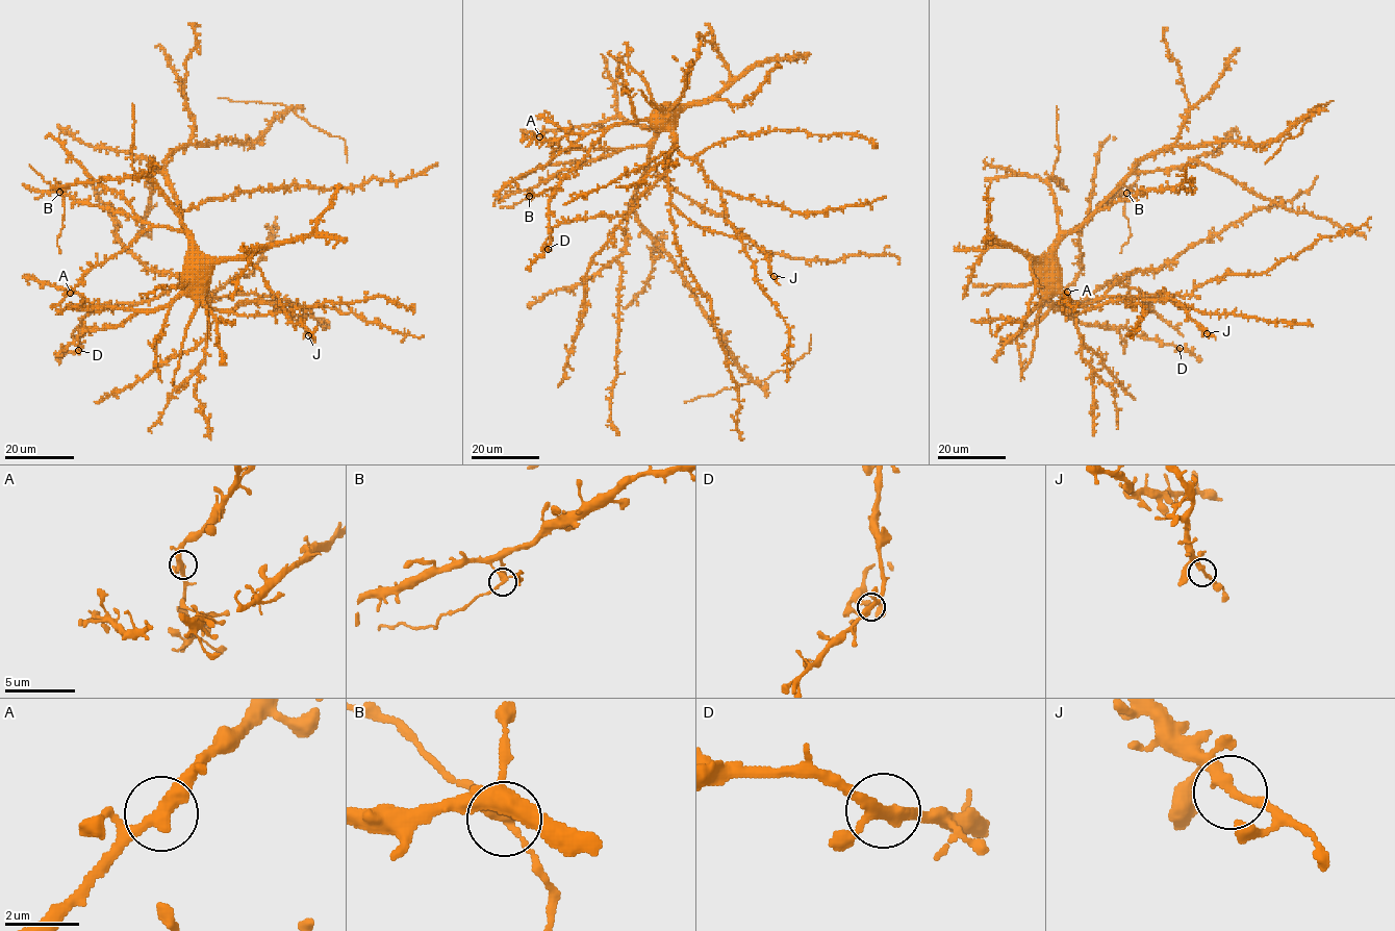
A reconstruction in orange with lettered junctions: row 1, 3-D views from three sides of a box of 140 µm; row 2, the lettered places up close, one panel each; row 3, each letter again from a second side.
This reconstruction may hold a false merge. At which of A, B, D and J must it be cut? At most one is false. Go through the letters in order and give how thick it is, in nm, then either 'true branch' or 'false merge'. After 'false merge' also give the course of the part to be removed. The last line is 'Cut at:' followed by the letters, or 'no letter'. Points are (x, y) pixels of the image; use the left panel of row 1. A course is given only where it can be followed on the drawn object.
A: 300 nm thick; true branch
B: 280 nm thick; true branch
D: 300 nm thick; true branch
J: 280 nm thick; true branch
Cut at: no letter

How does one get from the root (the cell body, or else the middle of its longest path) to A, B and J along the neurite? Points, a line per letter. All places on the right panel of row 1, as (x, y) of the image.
A: (1041, 269), (1050, 300), (1057, 308), (1065, 305), (1073, 308), (1068, 303), (1067, 292)
B: (1041, 269), (1041, 261), (1069, 232), (1118, 193), (1126, 193)
J: (1041, 269), (1041, 265), (1044, 265), (1058, 278), (1060, 288), (1085, 308), (1133, 299), (1170, 298), (1208, 332)

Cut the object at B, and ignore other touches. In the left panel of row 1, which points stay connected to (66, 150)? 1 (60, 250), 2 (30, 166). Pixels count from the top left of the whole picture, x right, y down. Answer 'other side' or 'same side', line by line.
1: other side
2: other side

